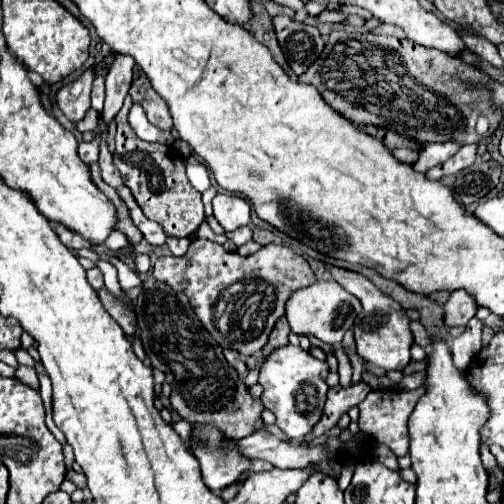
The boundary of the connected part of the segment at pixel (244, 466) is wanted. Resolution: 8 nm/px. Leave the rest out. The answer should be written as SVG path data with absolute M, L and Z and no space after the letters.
M194 425L190 441L188 441L188 449L198 459L202 479L208 485L208 489L222 491L230 485L240 483L240 479L246 471L268 471L268 469L272 469L272 465L268 461L250 461L248 457L244 457L238 451L236 445L224 445L224 443L232 443L232 439L228 439L216 425Z

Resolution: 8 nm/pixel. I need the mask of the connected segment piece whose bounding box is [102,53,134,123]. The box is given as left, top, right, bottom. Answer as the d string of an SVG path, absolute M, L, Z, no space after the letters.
M114 53L114 61L112 61L110 73L106 77L106 103L104 103L104 111L102 111L102 117L106 119L106 123L110 123L114 119L114 115L122 107L124 97L128 95L128 89L132 83L132 67L134 67L132 57Z

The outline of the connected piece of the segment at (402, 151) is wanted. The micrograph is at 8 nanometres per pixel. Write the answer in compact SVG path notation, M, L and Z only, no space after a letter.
M396 148L392 153L394 157L396 157L396 159L398 159L400 162L410 165L416 162L419 155L418 151L411 150L409 148Z

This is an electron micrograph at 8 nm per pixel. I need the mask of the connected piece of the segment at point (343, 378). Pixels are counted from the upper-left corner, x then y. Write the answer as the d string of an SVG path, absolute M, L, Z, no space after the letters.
M336 347L334 355L336 355L338 363L340 363L340 369L338 369L340 385L342 385L342 387L346 387L346 385L350 385L350 377L352 377L352 365L350 365L350 359L348 359L348 355L344 353L344 349L342 349L342 347Z

